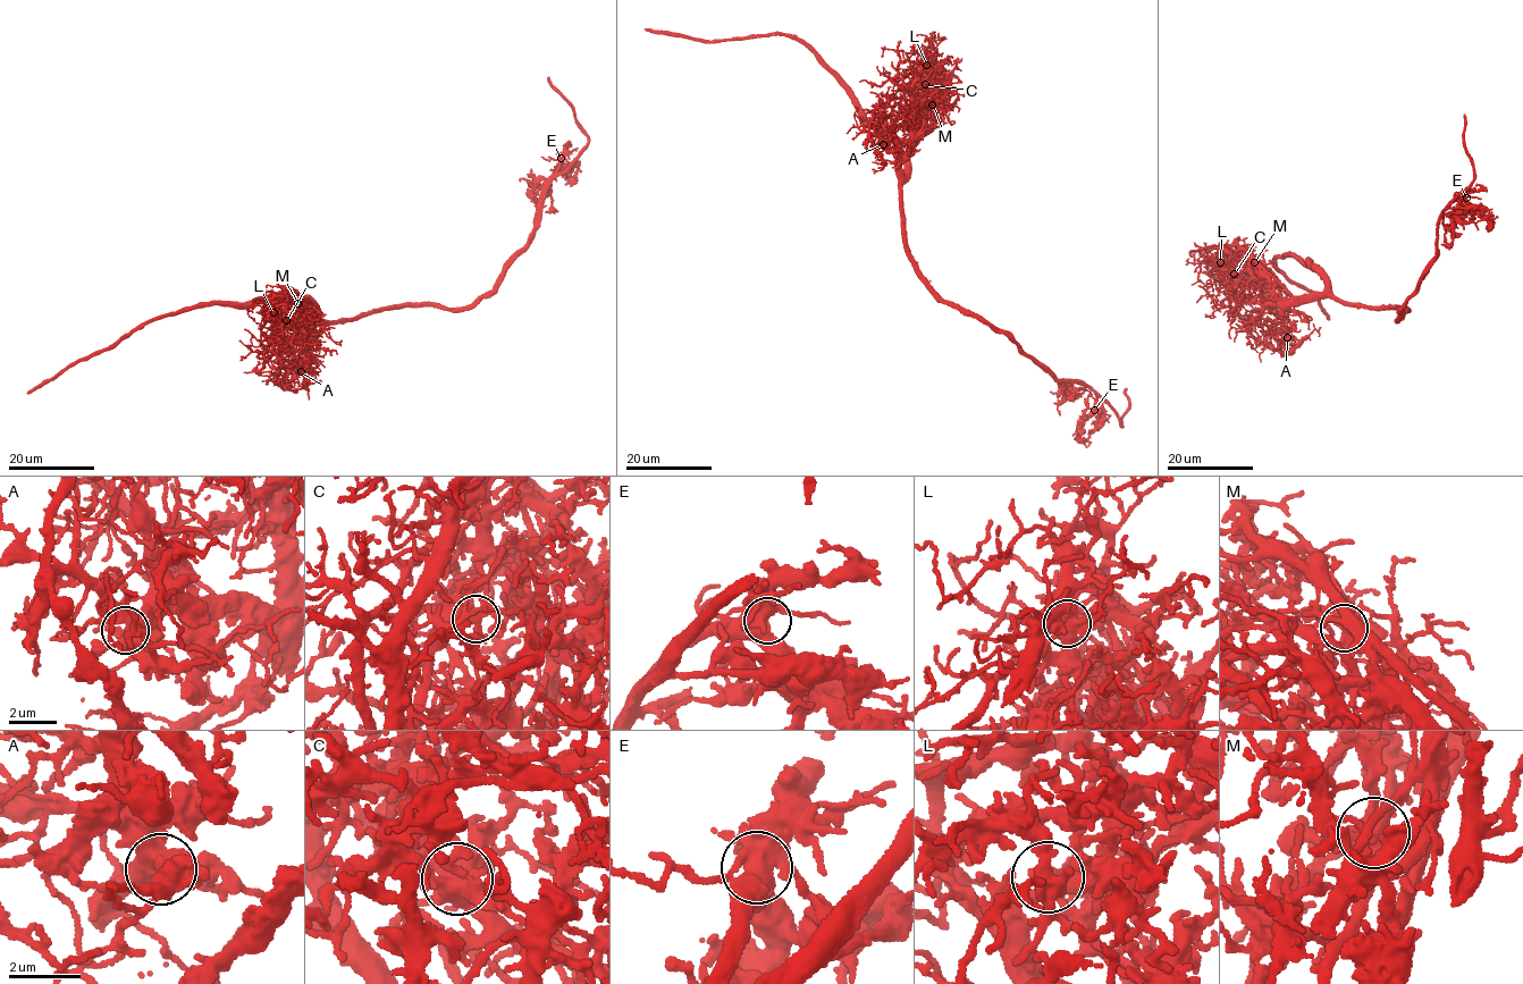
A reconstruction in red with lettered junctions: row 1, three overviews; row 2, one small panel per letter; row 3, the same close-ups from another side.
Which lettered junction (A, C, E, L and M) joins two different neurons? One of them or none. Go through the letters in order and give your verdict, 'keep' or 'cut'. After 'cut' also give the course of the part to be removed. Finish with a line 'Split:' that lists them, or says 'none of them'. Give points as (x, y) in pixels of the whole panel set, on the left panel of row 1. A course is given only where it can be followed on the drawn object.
A: keep
C: keep
E: keep
L: keep
M: keep
Split: none of them

